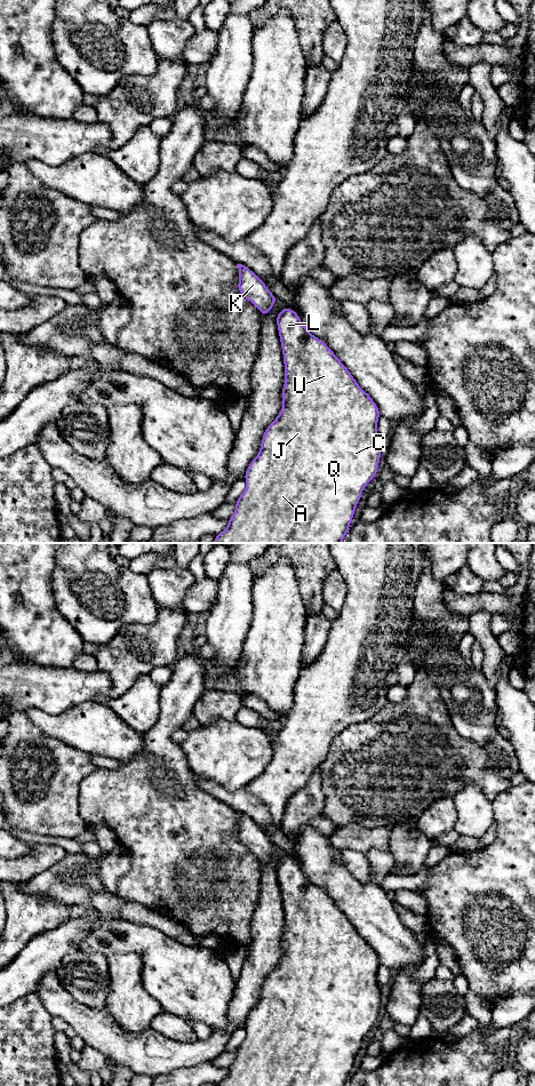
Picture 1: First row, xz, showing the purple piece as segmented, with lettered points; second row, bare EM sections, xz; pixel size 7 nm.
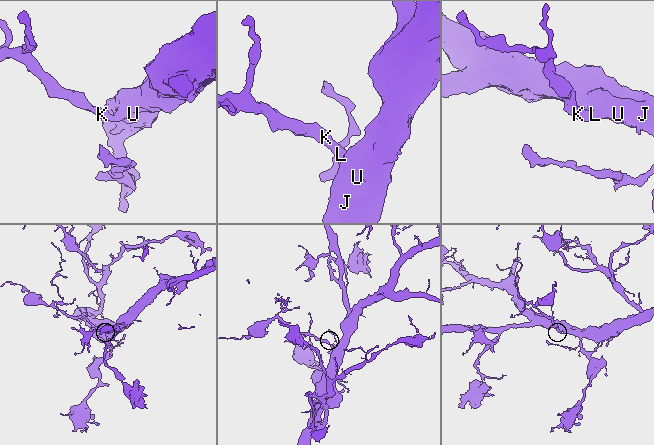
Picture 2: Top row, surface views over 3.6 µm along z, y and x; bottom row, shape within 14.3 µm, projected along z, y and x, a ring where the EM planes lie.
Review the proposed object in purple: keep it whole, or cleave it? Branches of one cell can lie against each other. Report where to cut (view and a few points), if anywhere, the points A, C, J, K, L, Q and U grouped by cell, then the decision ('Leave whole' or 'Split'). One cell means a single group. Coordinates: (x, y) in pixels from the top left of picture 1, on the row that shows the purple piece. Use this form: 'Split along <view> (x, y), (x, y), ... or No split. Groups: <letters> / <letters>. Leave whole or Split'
No split. Groups: A C J K L Q U. Leave whole

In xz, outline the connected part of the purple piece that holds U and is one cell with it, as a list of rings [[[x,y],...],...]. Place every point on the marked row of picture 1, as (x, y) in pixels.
[[[284,308],[279,312],[277,316],[277,326],[282,348],[286,376],[281,392],[282,409],[266,428],[262,438],[259,453],[248,465],[243,477],[247,486],[235,502],[235,511],[229,518],[227,527],[216,535],[213,543],[342,543],[349,532],[364,488],[377,474],[381,458],[381,439],[377,436],[377,421],[381,414],[374,400],[359,386],[349,369],[320,338],[309,332],[293,309]]]

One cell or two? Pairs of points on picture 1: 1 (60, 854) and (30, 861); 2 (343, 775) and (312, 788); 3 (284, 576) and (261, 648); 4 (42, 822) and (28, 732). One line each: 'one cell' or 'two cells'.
1: one cell
2: two cells
3: one cell
4: one cell

